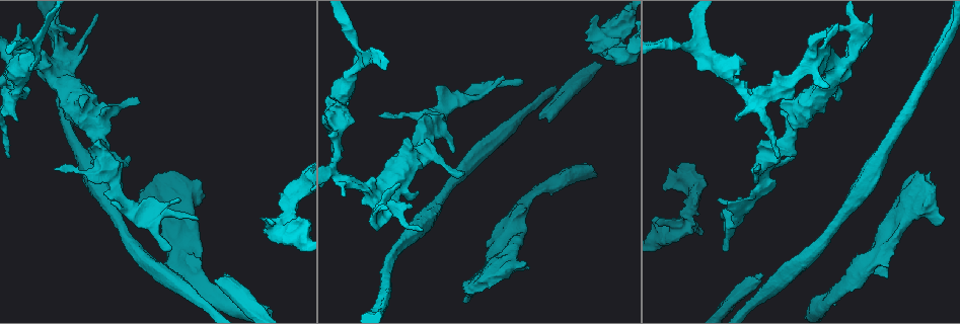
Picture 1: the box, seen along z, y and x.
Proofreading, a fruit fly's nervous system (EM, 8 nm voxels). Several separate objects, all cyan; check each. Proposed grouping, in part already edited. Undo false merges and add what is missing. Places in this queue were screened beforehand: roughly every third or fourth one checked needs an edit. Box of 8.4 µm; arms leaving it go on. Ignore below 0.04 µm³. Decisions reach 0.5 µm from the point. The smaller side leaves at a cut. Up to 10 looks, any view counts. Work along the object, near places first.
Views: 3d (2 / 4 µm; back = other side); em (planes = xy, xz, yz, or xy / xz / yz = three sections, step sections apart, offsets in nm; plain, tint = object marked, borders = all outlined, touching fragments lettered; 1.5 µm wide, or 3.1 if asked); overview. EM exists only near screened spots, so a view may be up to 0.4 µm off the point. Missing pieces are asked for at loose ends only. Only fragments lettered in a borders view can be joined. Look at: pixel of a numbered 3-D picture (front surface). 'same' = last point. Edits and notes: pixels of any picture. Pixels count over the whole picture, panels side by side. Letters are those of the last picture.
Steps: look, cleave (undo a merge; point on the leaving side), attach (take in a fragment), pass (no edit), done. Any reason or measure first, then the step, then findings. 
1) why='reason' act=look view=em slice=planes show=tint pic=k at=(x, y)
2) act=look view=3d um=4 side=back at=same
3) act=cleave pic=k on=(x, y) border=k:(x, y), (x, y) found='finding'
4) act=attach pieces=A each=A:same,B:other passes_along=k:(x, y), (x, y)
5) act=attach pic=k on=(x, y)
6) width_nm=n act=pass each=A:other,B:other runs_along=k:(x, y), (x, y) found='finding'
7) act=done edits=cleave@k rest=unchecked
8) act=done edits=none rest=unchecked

why='sudden change in width' act=look view=em slice=planes show=tint pic=1 at=(835, 294)

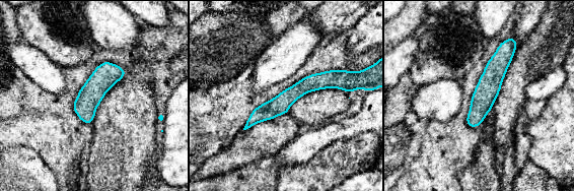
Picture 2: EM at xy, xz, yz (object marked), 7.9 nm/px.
why='see the neighbours' act=look view=em slice=planes show=borders at=same

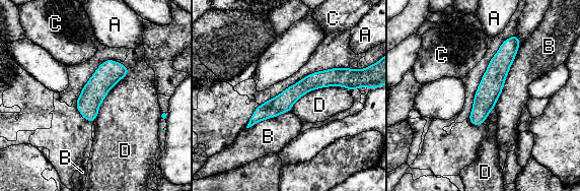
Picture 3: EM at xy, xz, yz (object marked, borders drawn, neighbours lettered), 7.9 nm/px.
longest_contact=B:500nm act=pass each=A:other,B:other,C:other,D:other runs_along=3:(349, 84), (311, 81), (251, 122) found='all the same cell'

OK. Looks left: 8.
why='branch point' act=look view=em slice=planes show=borders pic=1 at=(614, 44)

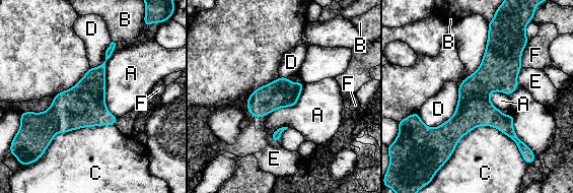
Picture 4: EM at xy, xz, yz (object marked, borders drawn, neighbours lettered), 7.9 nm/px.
act=pass each=A:other,B:other,C:other,D:other,E:other,F:other border=4:(114, 52), (104, 105), (117, 117) found='one cell here'

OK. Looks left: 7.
why='branch stops here' act=look view=3d um=4 pic=1 at=(761, 280)

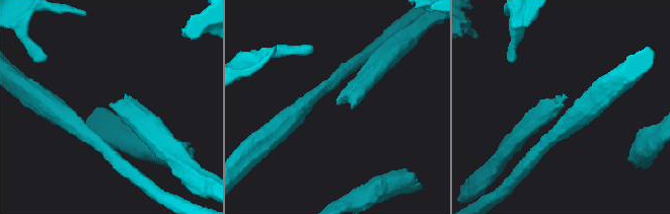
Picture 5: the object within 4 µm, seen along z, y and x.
act=look view=em slice=planes show=borders pic=5 at=(109, 104)

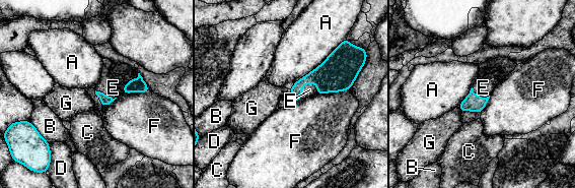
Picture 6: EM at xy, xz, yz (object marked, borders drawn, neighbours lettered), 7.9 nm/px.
act=attach pieces=E each=A:other,B:other,C:other,D:other,E:same,F:other,G:other passes_along=6:(334, 75), (304, 85), (309, 89) found='the cell continues'

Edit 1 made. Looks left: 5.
why='see it whole again' act=look view=overview

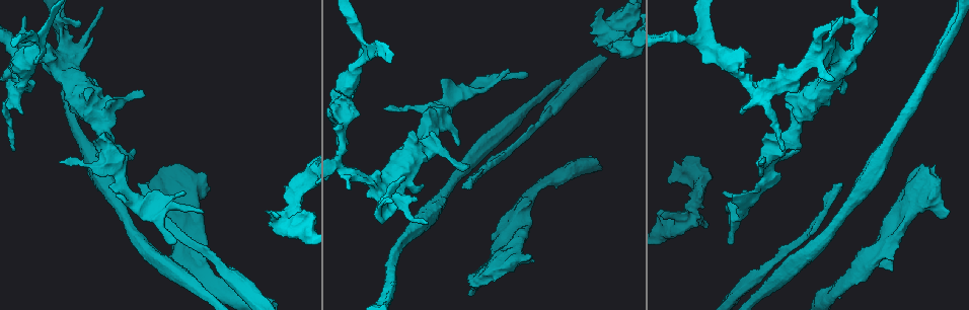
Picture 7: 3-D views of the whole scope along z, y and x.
why='free end' act=look view=em slice=planes show=borders pic=7 at=(763, 164)

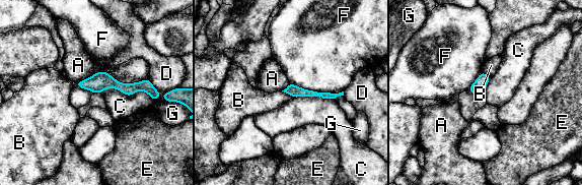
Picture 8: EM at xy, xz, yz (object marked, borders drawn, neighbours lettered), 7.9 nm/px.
width_nm=100 act=pass each=A:other,B:other,C:other,D:other,E:other,F:other,G:other border=8:(100, 93), (144, 90), (153, 101) found='no lettered fragment goes on from it'

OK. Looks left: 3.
act=done edits=attach@6 rest=unchecked

